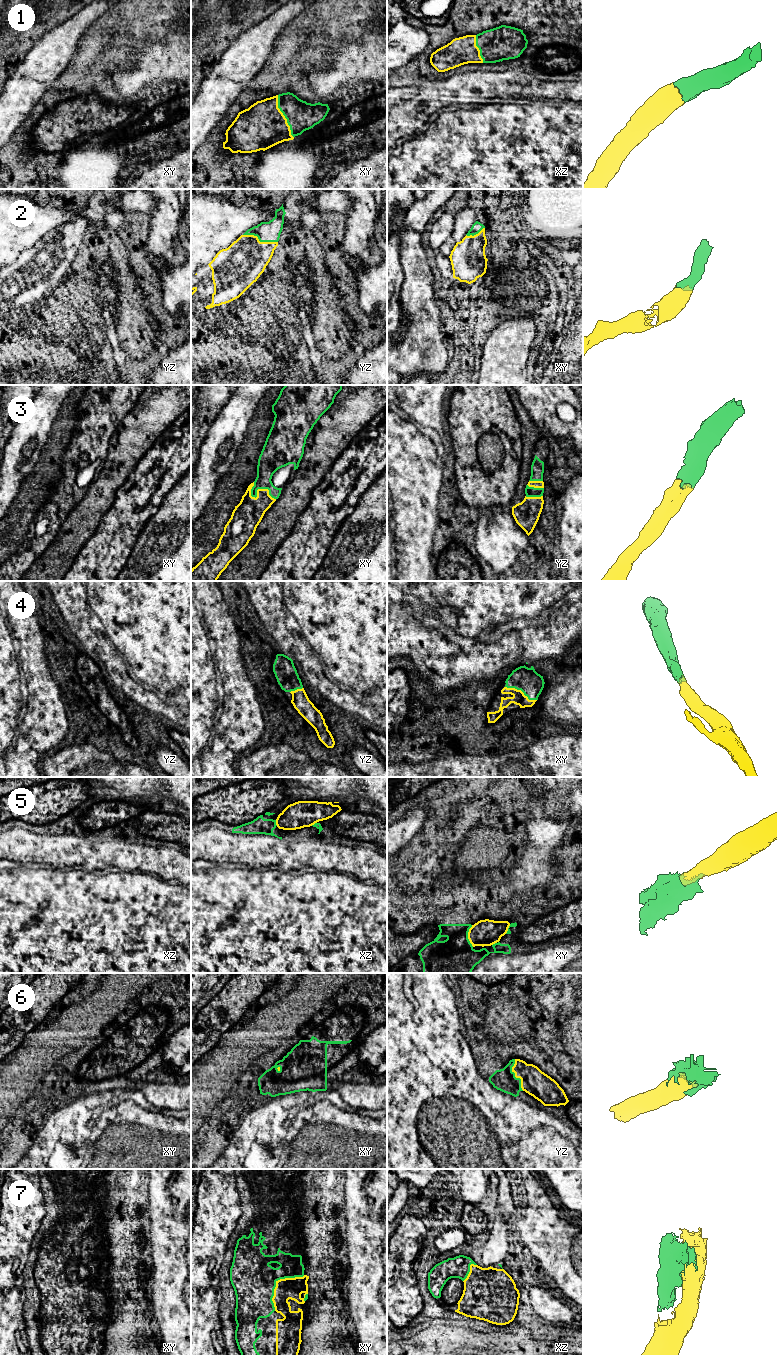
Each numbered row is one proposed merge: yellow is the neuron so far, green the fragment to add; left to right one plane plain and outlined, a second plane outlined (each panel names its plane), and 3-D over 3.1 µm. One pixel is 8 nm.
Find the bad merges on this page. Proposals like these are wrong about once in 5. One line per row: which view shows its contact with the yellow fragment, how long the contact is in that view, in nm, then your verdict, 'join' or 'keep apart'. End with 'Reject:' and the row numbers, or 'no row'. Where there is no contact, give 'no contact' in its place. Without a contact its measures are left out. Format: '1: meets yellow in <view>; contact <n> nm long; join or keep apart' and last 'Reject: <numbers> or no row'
1: meets yellow in xy; contact 360 nm long; join
2: meets yellow in yz; contact 280 nm long; join
3: meets yellow in xy; contact 240 nm long; join
4: meets yellow in xy; contact 280 nm long; join
5: meets yellow in xy; contact 180 nm long; join
6: meets yellow in yz; contact 260 nm long; join
7: meets yellow in xy; contact 380 nm long; join
Reject: no row

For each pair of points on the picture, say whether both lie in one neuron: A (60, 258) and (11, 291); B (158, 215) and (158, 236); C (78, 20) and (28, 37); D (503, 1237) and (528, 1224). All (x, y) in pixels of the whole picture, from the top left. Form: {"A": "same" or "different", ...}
{"A": "same", "B": "same", "C": "different", "D": "different"}

